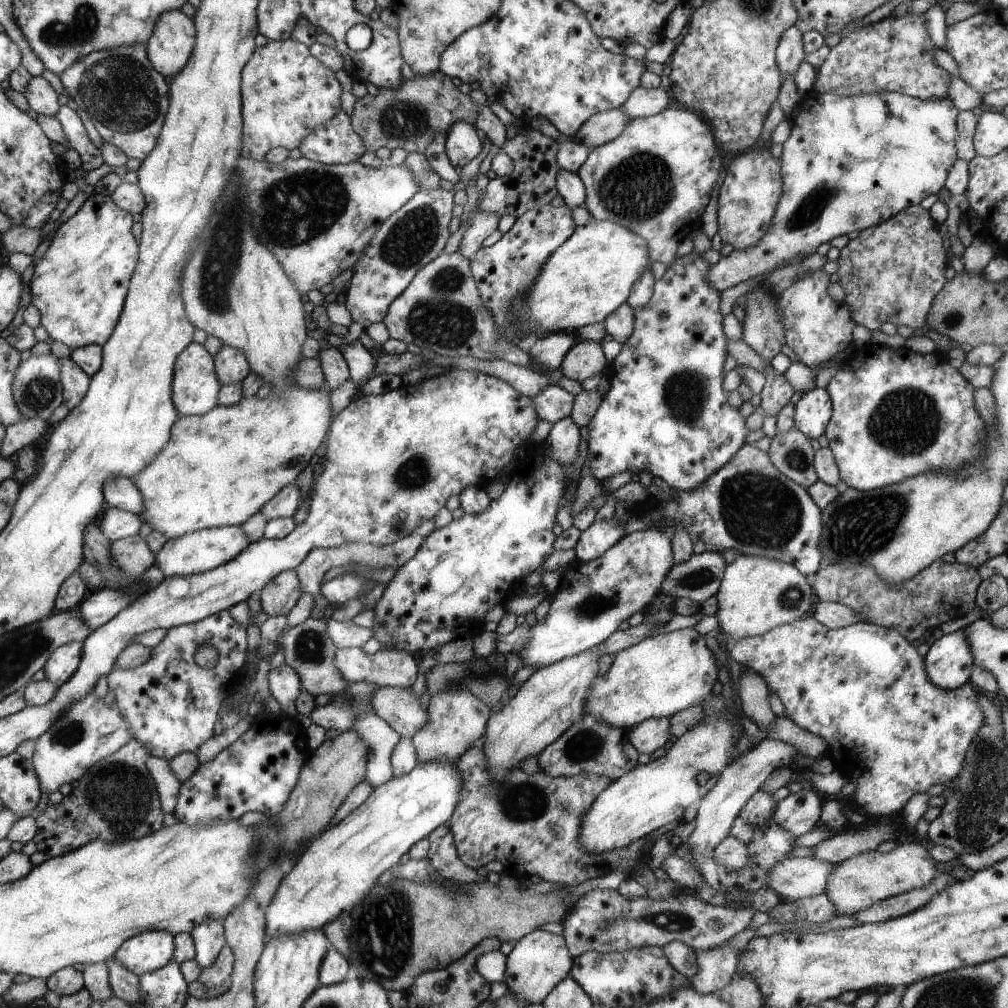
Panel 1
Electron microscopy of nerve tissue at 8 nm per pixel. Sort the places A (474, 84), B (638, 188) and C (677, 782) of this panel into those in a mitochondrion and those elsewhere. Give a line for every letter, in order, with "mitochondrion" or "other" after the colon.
A: other
B: mitochondrion
C: other

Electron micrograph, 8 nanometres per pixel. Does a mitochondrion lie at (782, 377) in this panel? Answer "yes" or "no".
no

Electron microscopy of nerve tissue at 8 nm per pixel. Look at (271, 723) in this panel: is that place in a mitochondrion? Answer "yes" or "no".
no

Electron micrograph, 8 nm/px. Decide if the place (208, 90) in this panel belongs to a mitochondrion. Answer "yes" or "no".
no

